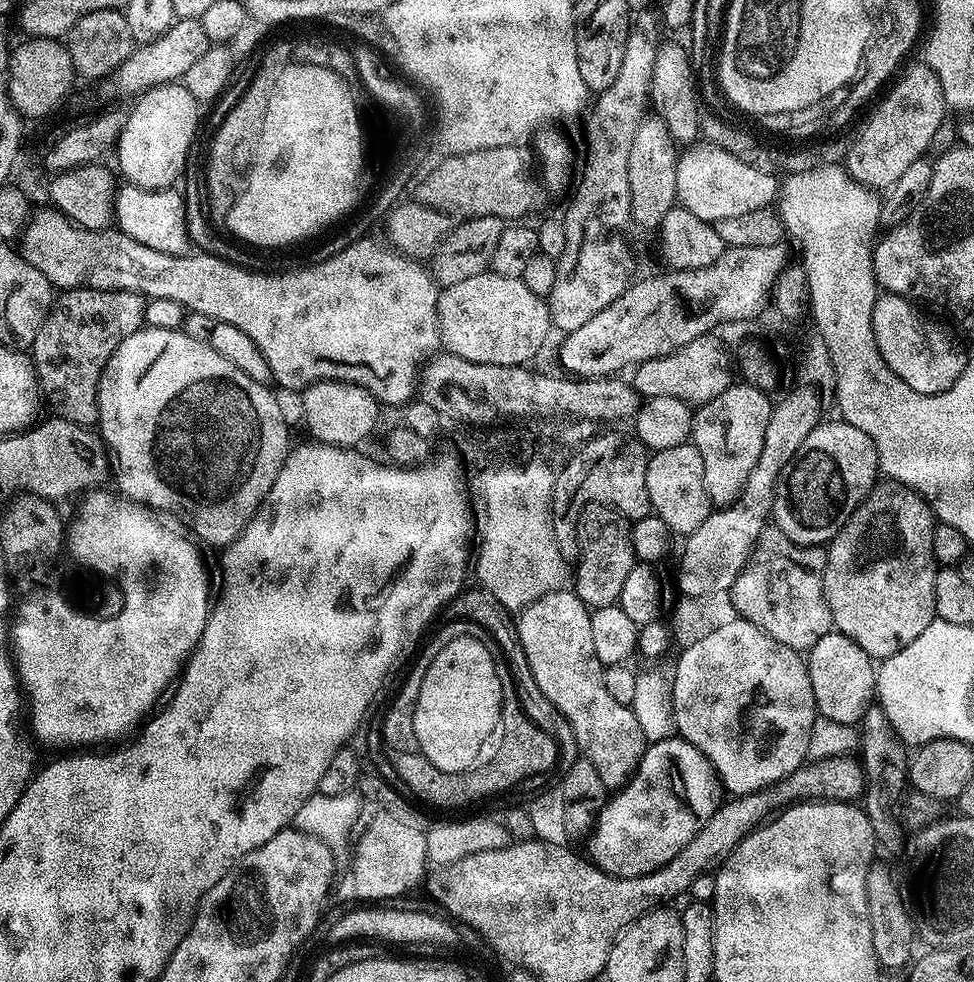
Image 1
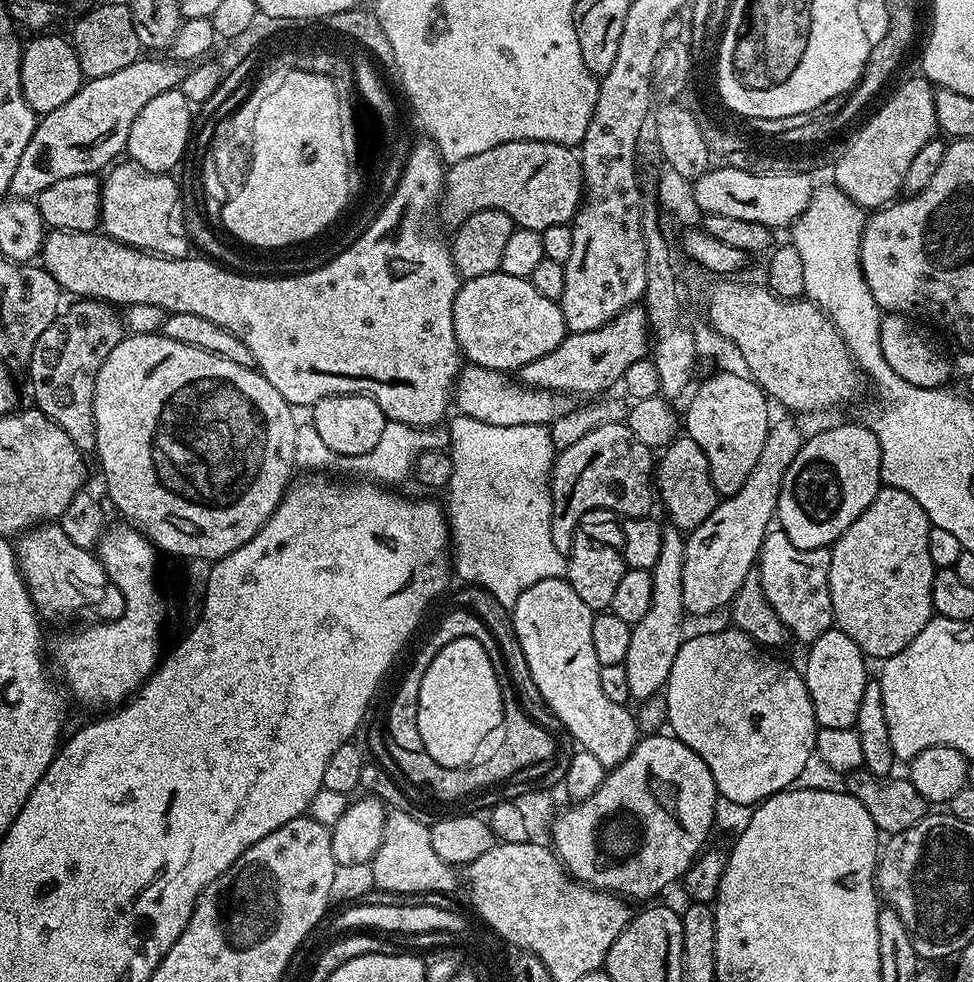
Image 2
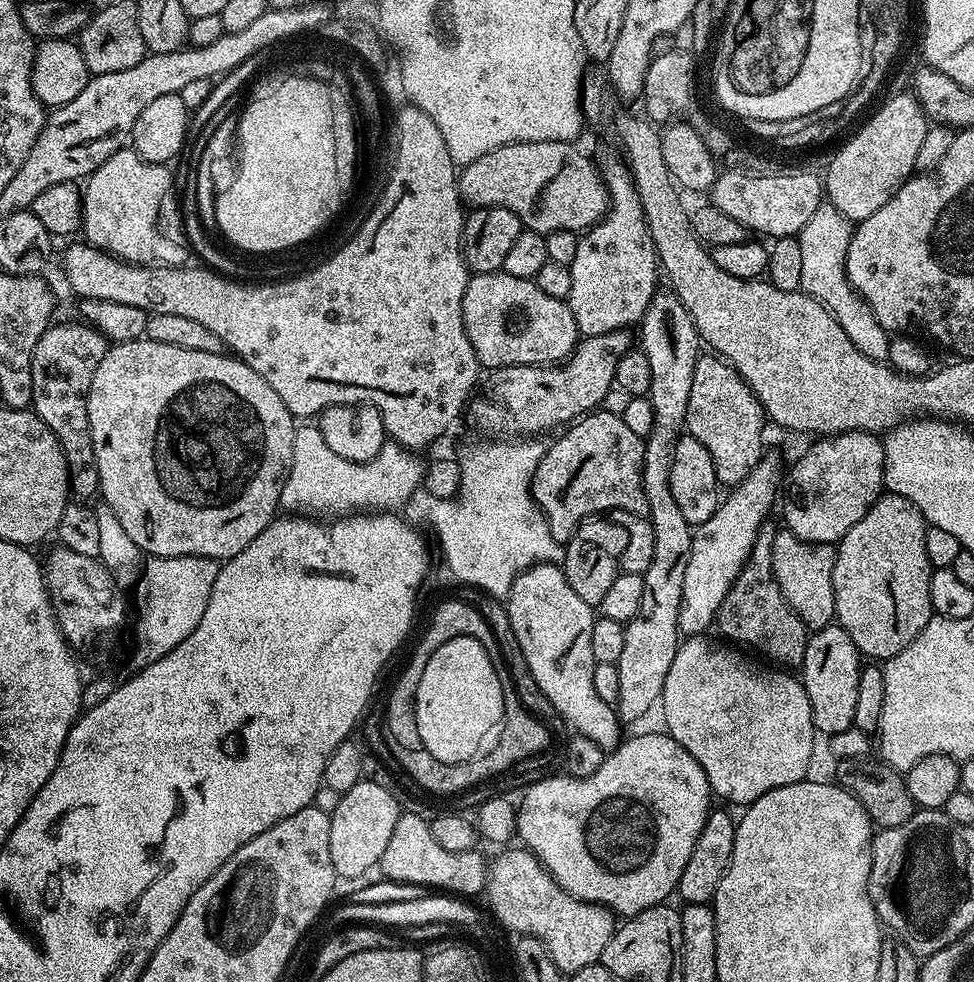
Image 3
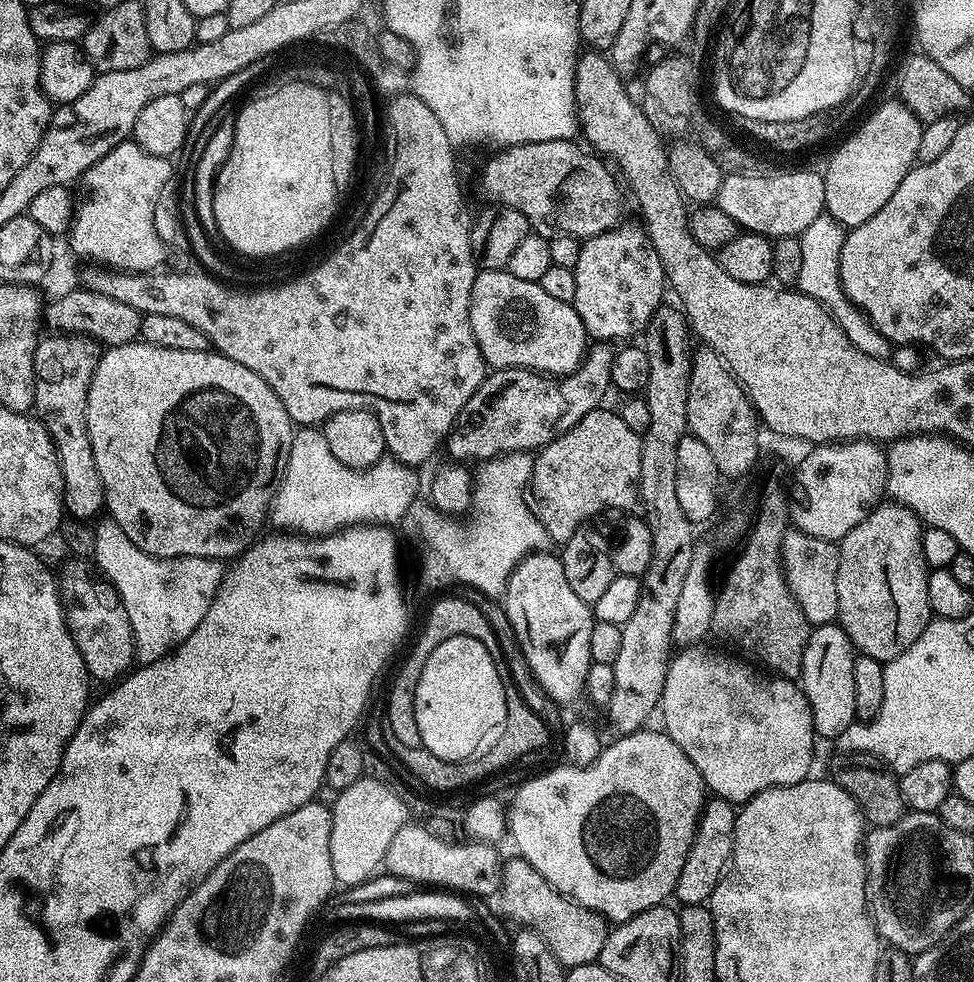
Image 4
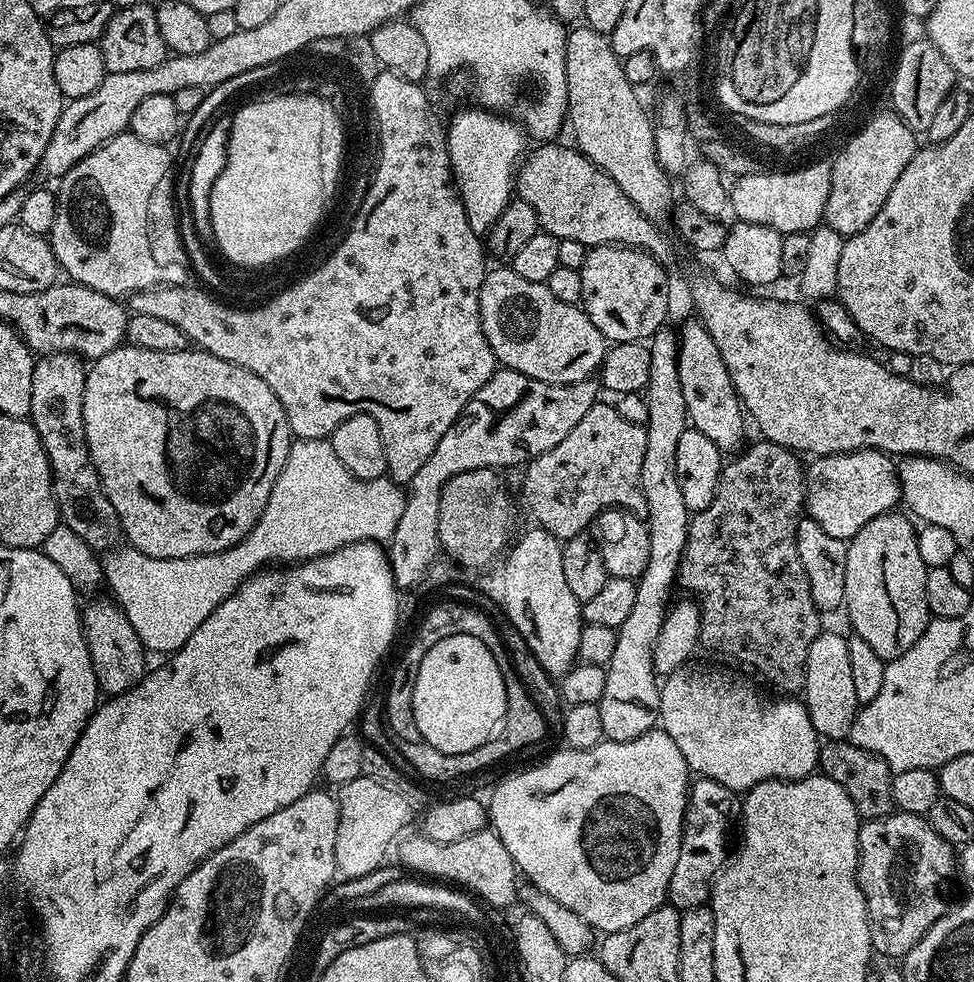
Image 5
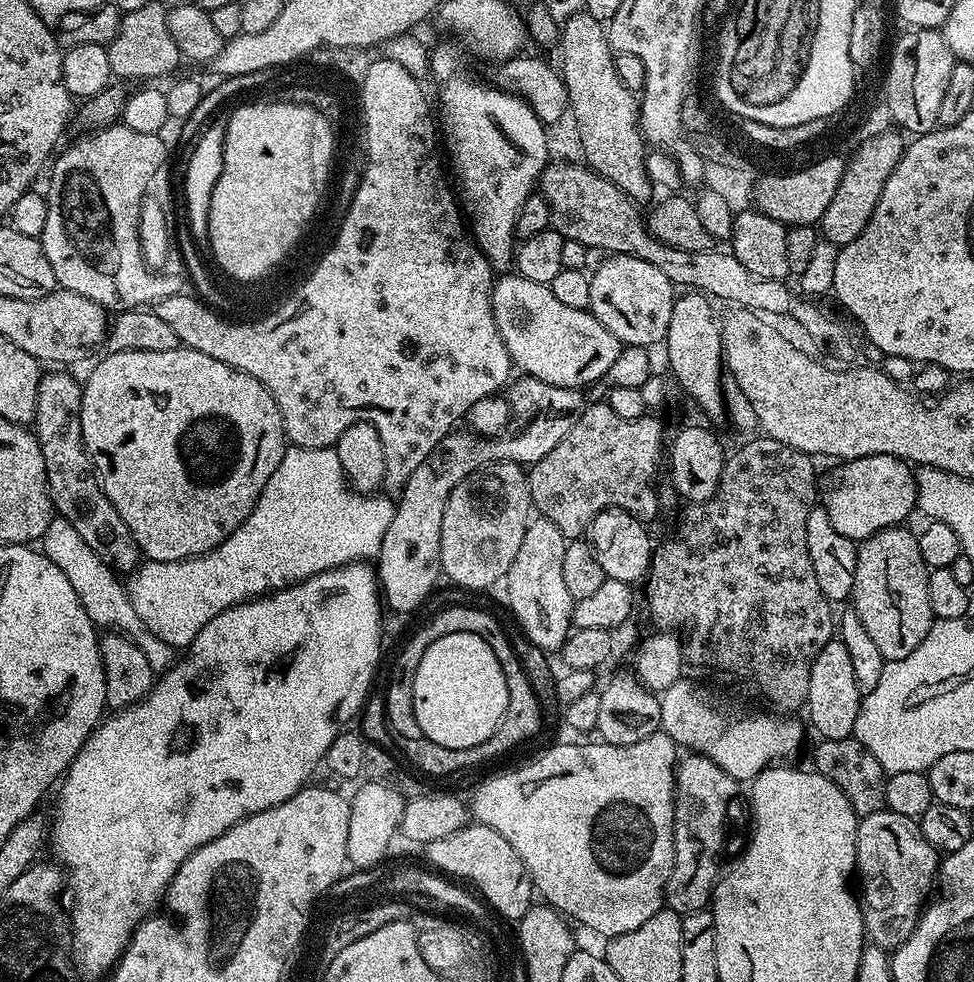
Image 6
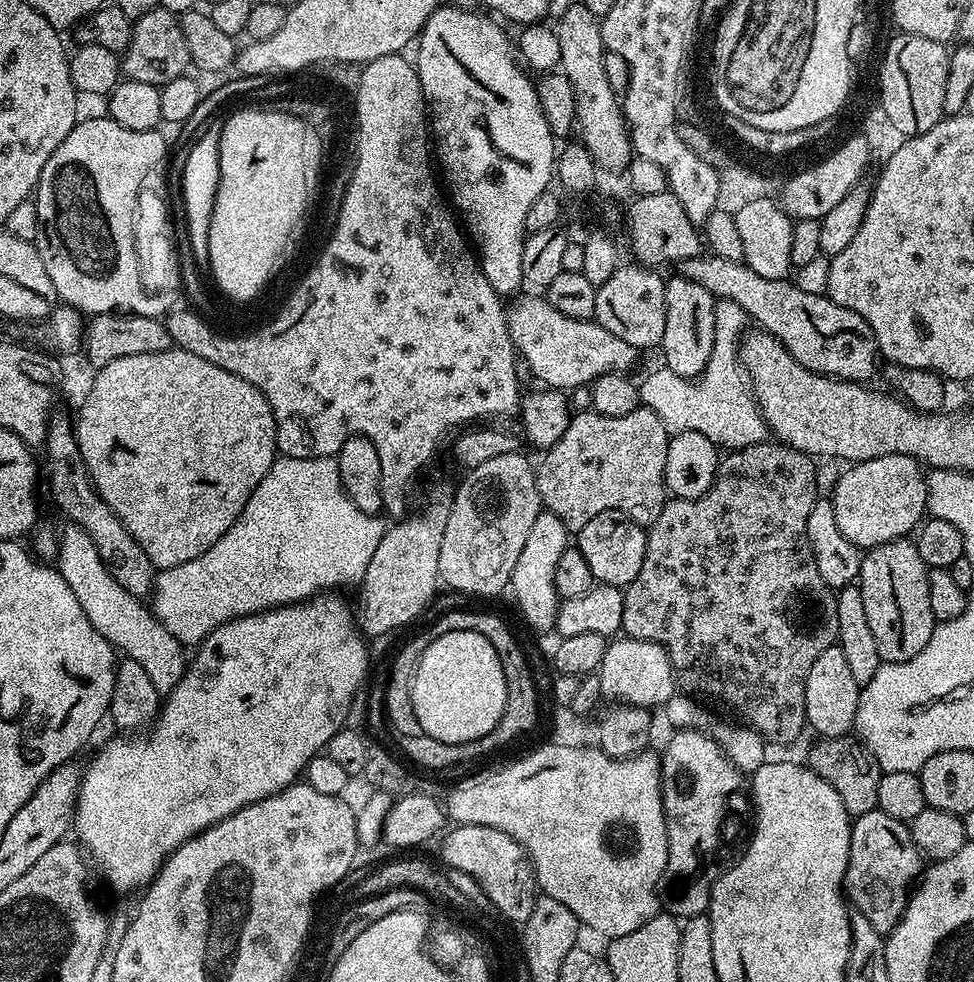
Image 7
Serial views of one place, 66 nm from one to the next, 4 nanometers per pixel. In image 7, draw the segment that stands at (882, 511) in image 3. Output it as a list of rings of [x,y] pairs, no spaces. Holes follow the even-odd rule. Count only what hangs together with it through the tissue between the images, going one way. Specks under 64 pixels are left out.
[[[908,538],[891,540],[863,553],[858,587],[862,606],[866,606],[866,623],[870,625],[878,654],[885,664],[906,662],[930,642],[930,634],[938,621],[930,610],[929,571],[915,543]]]

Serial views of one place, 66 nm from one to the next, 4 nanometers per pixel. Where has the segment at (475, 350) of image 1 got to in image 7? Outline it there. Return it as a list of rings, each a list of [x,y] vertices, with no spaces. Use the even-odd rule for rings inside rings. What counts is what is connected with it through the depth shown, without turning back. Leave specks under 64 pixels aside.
[[[517,295],[511,301],[513,304],[507,305],[508,329],[519,359],[528,363],[529,370],[541,380],[541,385],[553,390],[573,390],[591,385],[602,374],[628,370],[632,359],[638,356],[637,349],[610,334],[610,330],[597,324],[595,319],[566,318],[566,314],[554,310],[543,295],[524,295]]]

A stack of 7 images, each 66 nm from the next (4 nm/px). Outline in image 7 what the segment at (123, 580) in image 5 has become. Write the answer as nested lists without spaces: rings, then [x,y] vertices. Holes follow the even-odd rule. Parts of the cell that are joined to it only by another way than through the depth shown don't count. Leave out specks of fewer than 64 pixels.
[[[280,456],[270,466],[270,470],[266,470],[266,478],[262,478],[262,482],[258,482],[258,486],[250,494],[244,511],[248,514],[237,518],[234,526],[230,526],[230,530],[226,530],[226,534],[222,534],[222,538],[218,538],[218,542],[214,542],[214,546],[210,546],[210,550],[198,554],[198,558],[190,558],[190,562],[182,562],[182,566],[162,568],[157,571],[150,593],[150,601],[152,600],[150,611],[156,617],[157,622],[168,631],[169,637],[173,641],[181,640],[184,644],[196,646],[218,626],[231,620],[252,616],[256,612],[267,612],[269,608],[283,608],[286,604],[298,604],[312,599],[317,594],[327,593],[329,590],[344,590],[340,588],[346,587],[347,584],[359,585],[366,574],[366,566],[370,566],[370,558],[374,558],[374,550],[378,550],[378,542],[382,542],[386,531],[386,524],[379,520],[381,518],[379,515],[358,510],[358,506],[354,506],[354,502],[350,502],[350,498],[344,493],[335,459],[330,456],[322,458]]]

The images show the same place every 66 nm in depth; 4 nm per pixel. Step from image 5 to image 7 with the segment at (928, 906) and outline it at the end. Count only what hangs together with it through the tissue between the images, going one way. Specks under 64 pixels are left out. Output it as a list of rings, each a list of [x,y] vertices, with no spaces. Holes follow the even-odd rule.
[[[879,810],[852,820],[848,869],[844,871],[847,899],[855,911],[867,918],[874,930],[889,933],[900,921],[908,904],[910,889],[921,875],[922,854],[912,837],[911,827]]]

